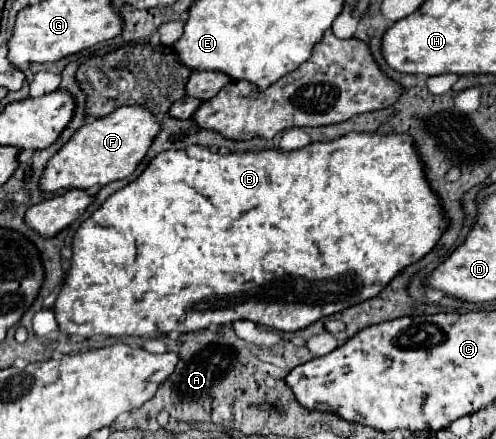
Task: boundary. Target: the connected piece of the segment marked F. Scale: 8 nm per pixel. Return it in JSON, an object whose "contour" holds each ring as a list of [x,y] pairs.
{"contour":[[[140,105],[116,109],[108,117],[90,119],[70,137],[70,141],[58,153],[48,159],[40,177],[40,189],[94,189],[124,179],[132,175],[136,165],[144,159],[158,131],[160,123],[152,117],[152,113],[148,113],[148,109],[140,109]]]}

